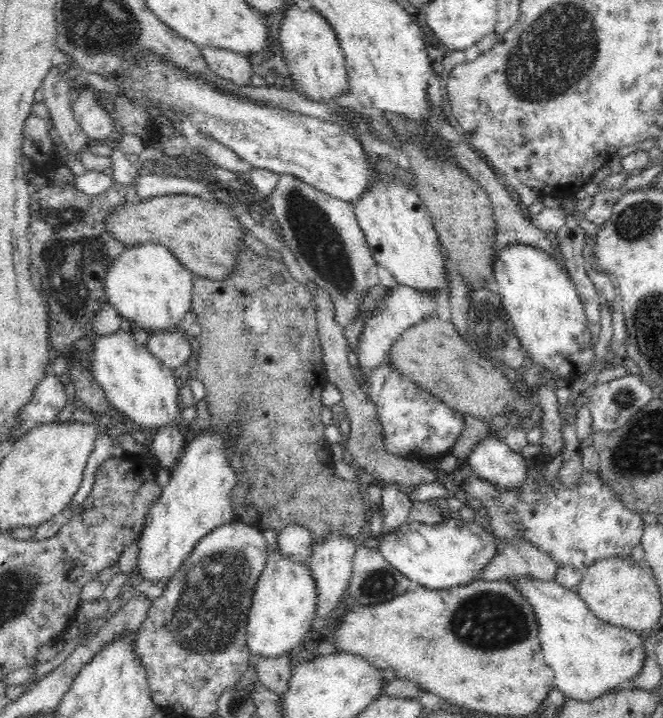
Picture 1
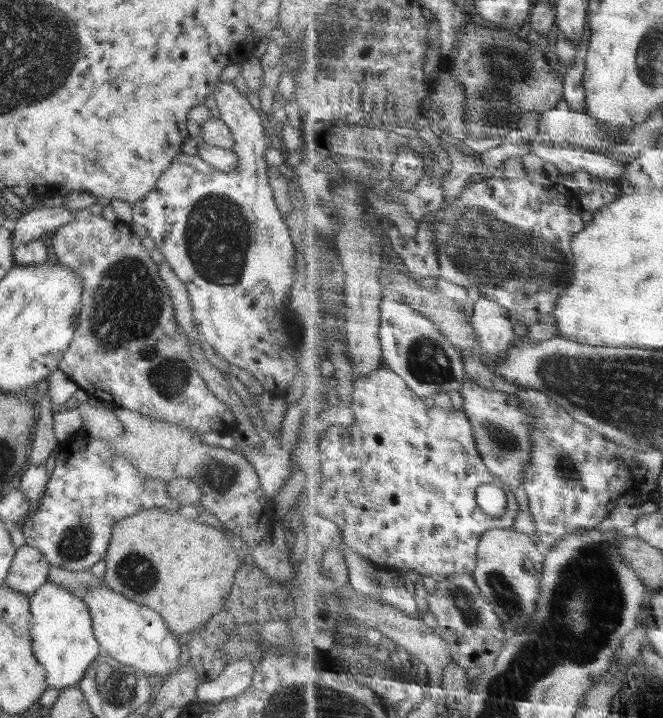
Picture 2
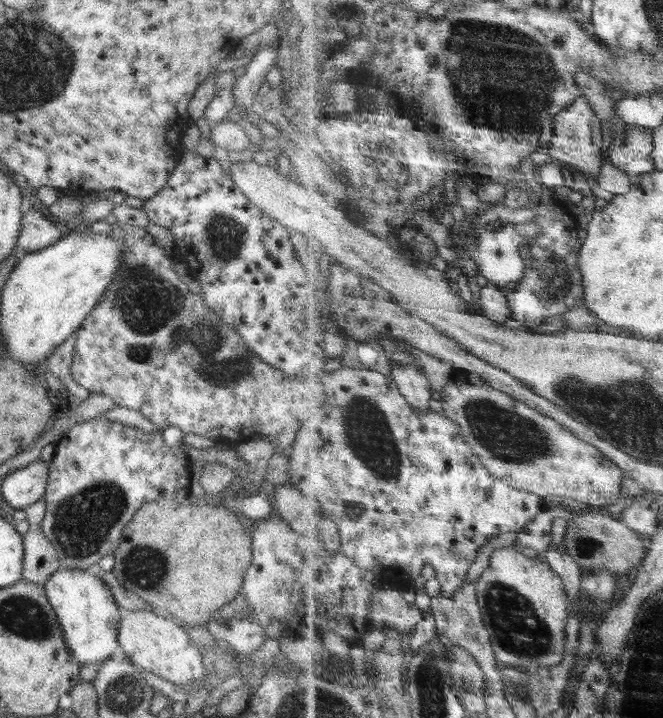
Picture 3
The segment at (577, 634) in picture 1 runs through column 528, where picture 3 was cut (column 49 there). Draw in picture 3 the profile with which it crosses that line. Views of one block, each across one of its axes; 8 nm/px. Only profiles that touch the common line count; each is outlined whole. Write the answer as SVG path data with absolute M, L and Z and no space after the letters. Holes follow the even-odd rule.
M60 568L43 584L46 598L54 609L65 645L74 661L80 664L100 663L116 657L120 652L117 626L121 608L116 604L109 588L96 575L96 570Z

